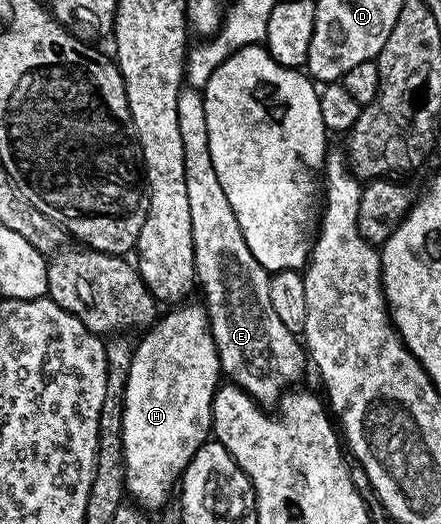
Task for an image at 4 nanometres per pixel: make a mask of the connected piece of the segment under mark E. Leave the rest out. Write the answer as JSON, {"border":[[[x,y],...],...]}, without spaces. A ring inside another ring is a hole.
{"border":[[[190,85],[184,86],[177,97],[177,125],[181,129],[181,149],[185,149],[189,217],[193,217],[195,278],[198,290],[207,294],[207,320],[211,323],[222,374],[226,378],[228,375],[228,380],[256,403],[278,404],[285,389],[298,384],[295,382],[309,367],[309,356],[297,336],[285,329],[269,302],[271,275],[249,253],[233,205],[229,205],[221,181],[217,181],[217,169],[213,169],[213,157],[209,157],[209,125],[205,125],[203,97]]]}

